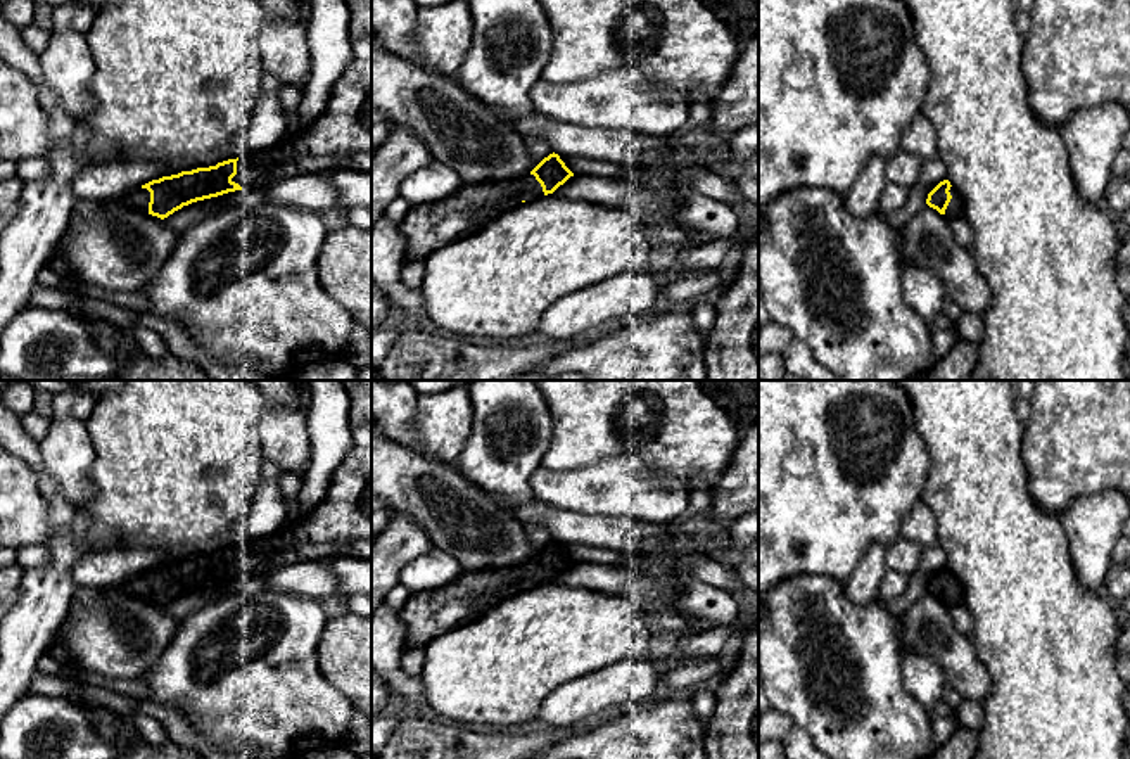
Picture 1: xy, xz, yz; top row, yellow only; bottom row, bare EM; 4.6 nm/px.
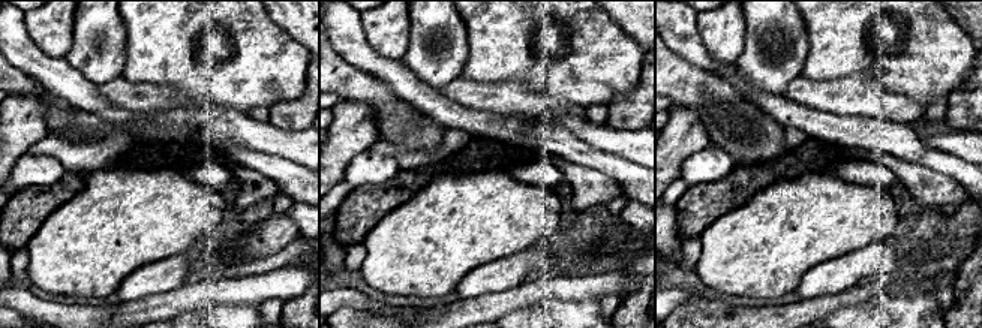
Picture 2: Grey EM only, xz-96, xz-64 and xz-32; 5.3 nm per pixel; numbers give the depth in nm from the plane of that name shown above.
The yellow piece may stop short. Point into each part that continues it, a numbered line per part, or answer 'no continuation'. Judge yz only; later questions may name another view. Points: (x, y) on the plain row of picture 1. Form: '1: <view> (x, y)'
1: yz (954, 595)

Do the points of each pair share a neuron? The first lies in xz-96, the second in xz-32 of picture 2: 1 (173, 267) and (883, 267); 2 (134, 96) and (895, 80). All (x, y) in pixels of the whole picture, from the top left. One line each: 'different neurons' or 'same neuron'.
1: same neuron
2: different neurons

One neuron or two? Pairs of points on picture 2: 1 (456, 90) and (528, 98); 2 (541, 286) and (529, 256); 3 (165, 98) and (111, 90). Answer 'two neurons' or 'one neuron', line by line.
1: one neuron
2: two neurons
3: one neuron

